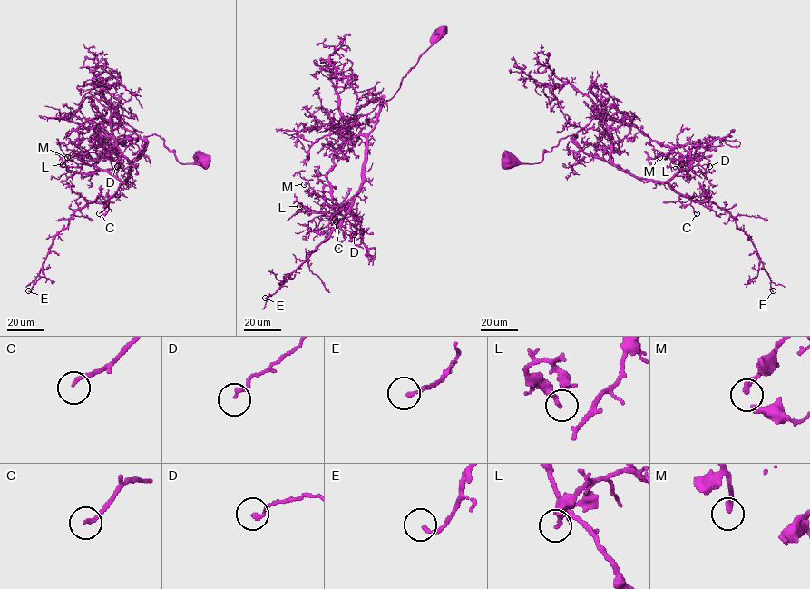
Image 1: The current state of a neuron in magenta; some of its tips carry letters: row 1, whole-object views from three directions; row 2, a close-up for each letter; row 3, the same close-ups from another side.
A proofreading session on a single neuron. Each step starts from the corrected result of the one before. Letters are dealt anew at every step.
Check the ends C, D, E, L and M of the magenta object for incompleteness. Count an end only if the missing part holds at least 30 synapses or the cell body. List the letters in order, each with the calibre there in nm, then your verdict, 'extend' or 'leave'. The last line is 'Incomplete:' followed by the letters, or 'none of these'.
C: calibre 160 nm; leave
D: calibre 170 nm; leave
E: calibre 150 nm; leave
L: calibre 240 nm; leave
M: calibre 220 nm; leave
Incomplete: none of these

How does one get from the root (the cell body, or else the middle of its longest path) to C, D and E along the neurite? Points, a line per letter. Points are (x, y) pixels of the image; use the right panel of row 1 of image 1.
C: (506, 163), (538, 163), (574, 134), (570, 139), (586, 153), (667, 182), (697, 213)
D: (506, 163), (538, 163), (574, 134), (570, 139), (586, 153), (639, 177), (666, 181), (682, 170), (709, 166)
E: (506, 163), (538, 163), (574, 134), (570, 139), (587, 153), (724, 208), (756, 250), (773, 290)

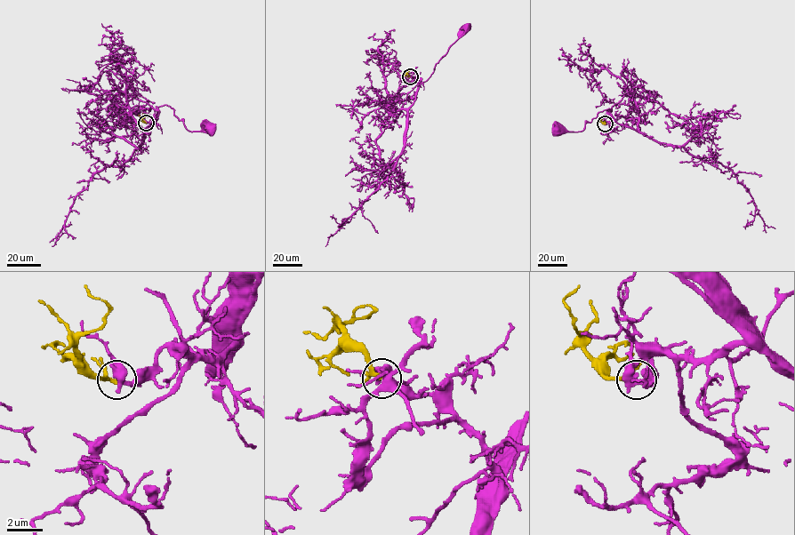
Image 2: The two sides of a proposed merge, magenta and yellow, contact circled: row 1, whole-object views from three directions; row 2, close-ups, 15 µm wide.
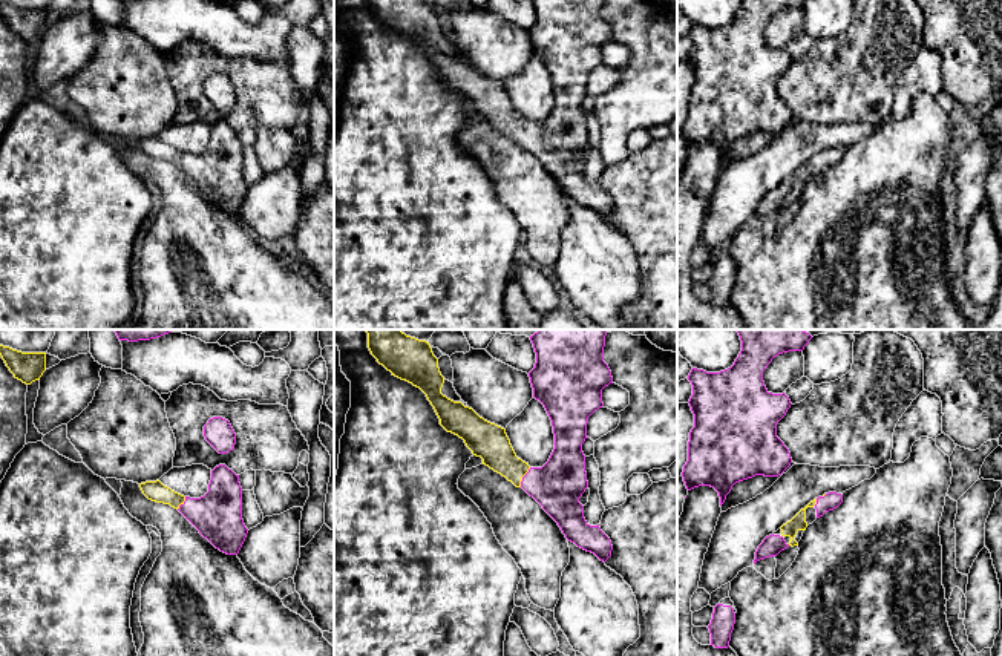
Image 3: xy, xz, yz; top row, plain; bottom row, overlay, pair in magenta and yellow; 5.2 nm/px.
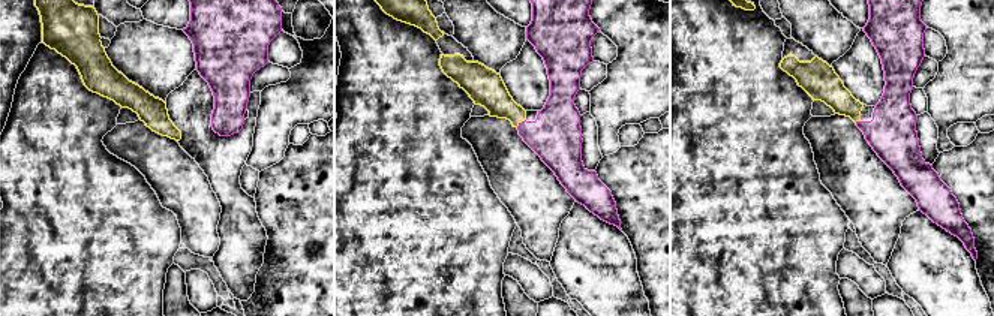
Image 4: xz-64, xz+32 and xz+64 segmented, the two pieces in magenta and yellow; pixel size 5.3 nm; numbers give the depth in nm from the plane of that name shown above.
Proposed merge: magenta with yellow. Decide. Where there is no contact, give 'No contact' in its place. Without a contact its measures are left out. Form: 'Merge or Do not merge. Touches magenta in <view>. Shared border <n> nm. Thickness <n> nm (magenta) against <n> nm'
Merge. Touches magenta in xz. Shared border 120 nm. Thickness 260 nm (magenta) against 190 nm

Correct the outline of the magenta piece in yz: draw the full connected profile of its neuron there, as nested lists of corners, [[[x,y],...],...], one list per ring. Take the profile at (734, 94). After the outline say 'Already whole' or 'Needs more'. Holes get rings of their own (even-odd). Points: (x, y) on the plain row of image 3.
[[[742,0],[734,21],[720,29],[693,25],[688,37],[693,41],[689,63],[694,84],[689,89],[688,118],[683,138],[688,147],[711,143],[719,149],[720,162],[738,138],[755,132],[778,133],[792,120],[791,109],[777,93],[777,80],[791,64],[789,54],[772,51],[763,38],[763,28],[774,14],[789,8],[803,8],[807,0]]]. Already whole

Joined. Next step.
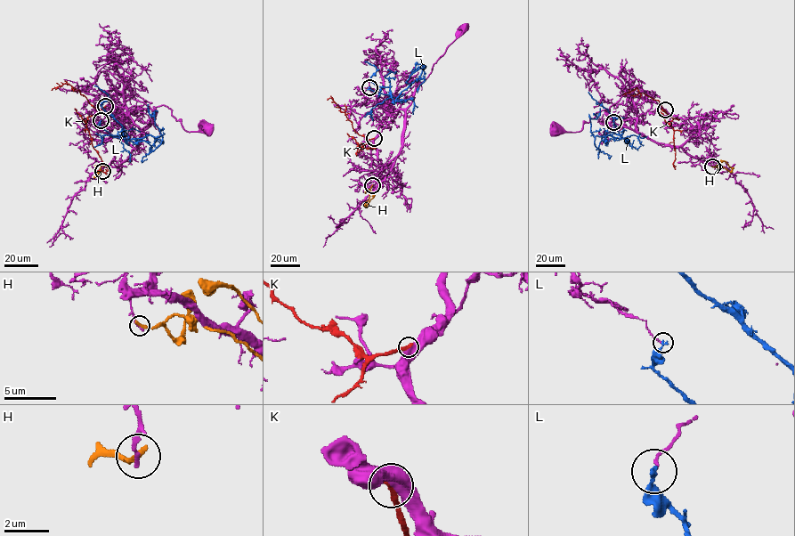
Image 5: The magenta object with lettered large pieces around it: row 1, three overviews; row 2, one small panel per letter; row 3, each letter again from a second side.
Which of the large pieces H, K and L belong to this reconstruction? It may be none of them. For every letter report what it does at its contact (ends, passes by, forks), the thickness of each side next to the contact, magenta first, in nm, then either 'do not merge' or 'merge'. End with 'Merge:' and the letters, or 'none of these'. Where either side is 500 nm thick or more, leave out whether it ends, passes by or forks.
H: it ends | 200/280 nm | do not merge
K: it ends | 480/300 nm | do not merge
L: it ends | 110/240 nm | do not merge
Merge: none of these

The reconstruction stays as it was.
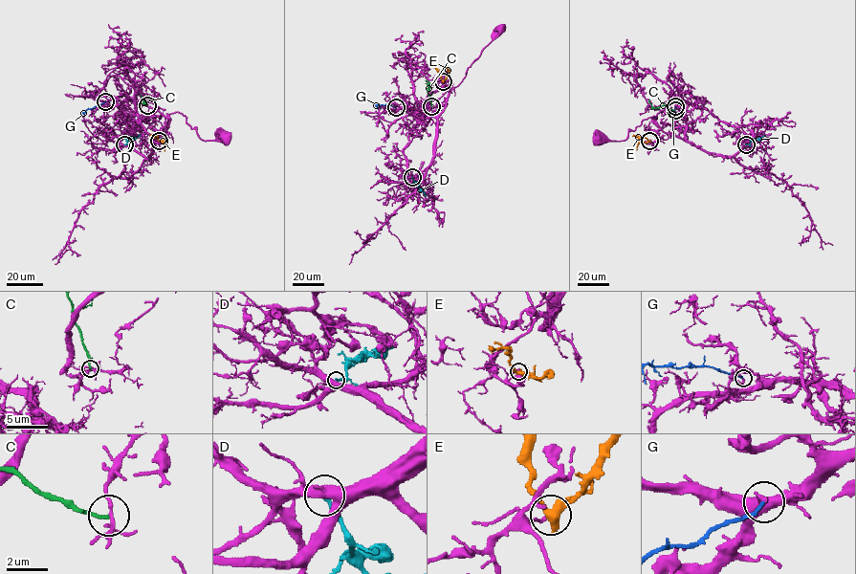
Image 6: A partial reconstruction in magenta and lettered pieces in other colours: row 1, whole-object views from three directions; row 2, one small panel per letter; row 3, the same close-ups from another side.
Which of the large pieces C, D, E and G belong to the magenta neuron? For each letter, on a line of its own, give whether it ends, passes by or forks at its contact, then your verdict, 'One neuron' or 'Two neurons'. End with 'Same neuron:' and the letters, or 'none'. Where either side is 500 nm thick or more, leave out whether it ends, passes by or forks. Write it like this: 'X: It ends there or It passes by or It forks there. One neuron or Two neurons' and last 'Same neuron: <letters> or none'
C: It ends there. Two neurons
D: It ends there. Two neurons
E: It passes by. Two neurons
G: It ends there. One neuron
Same neuron: G

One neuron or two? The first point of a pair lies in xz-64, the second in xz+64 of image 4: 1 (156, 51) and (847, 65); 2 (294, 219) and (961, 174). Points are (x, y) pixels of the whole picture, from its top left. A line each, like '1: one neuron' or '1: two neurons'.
1: two neurons
2: one neuron

